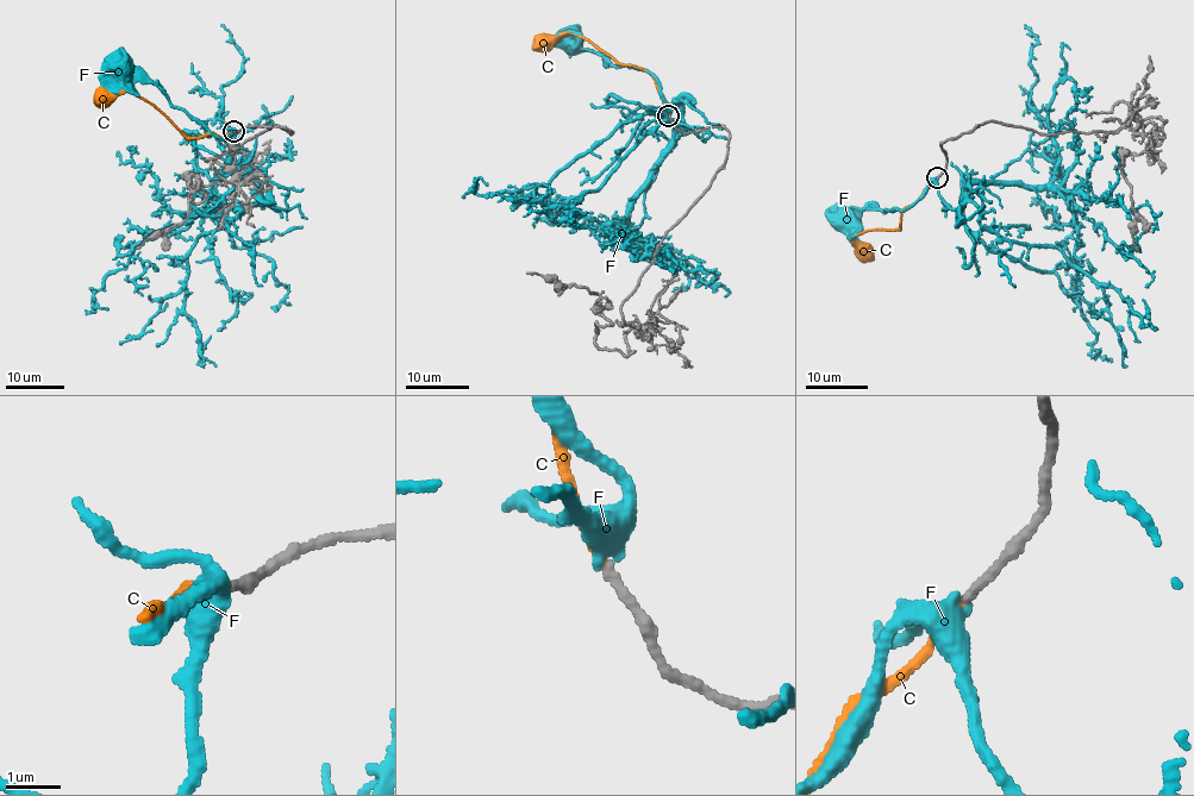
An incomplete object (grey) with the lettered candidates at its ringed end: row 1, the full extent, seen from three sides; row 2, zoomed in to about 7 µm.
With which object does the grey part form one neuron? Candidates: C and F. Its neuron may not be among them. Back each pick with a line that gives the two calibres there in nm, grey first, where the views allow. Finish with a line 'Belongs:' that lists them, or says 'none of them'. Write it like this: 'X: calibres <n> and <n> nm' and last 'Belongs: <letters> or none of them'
C: calibres 150 and 200 nm
Belongs: C

